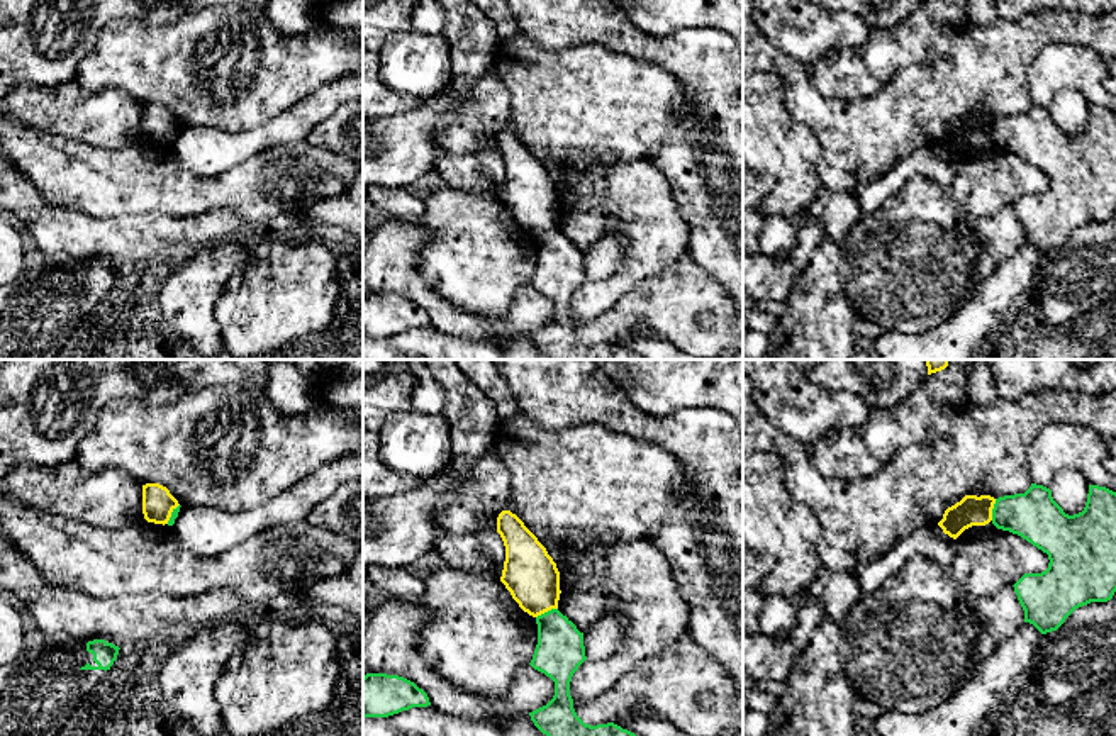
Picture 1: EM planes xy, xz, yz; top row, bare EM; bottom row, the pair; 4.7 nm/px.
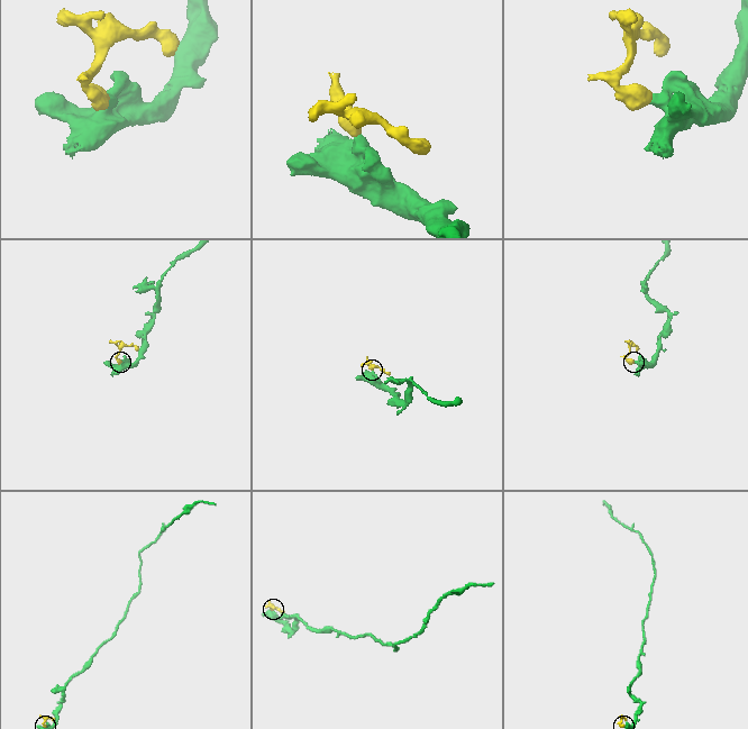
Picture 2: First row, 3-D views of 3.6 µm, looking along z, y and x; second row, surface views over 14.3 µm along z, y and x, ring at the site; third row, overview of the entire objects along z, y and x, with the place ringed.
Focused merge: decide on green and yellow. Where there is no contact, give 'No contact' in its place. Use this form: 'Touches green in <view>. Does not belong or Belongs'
Touches green in xz. Does not belong

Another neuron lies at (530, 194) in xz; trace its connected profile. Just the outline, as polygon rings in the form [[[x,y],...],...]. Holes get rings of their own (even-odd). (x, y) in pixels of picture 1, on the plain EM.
[[[511,131],[499,134],[497,153],[505,166],[500,202],[519,227],[533,237],[558,229],[560,192],[546,168]]]

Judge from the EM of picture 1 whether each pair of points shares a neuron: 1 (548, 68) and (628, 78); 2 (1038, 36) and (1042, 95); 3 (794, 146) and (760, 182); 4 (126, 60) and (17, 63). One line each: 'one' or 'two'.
1: one
2: two
3: two
4: two

